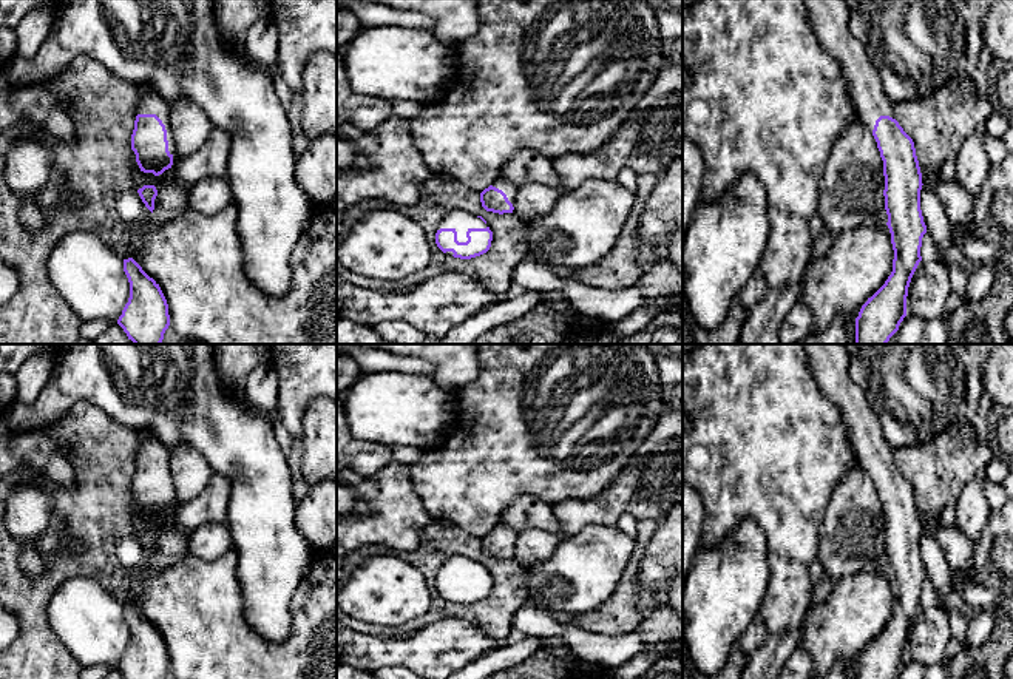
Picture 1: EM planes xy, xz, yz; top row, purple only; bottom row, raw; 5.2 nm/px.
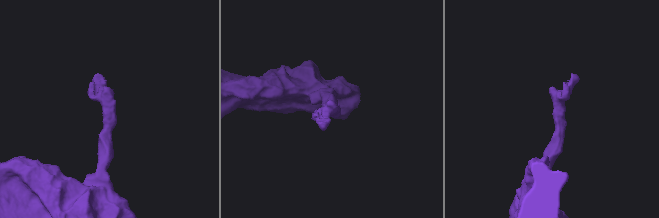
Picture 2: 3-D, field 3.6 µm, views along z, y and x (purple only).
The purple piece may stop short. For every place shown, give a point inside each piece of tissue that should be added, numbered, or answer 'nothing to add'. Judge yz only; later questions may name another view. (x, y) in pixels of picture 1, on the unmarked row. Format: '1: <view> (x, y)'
1: yz (830, 363)

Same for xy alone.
1: xy (150, 448)

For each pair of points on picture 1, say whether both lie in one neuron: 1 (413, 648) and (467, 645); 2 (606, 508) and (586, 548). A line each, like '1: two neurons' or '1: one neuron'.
1: one neuron
2: two neurons

